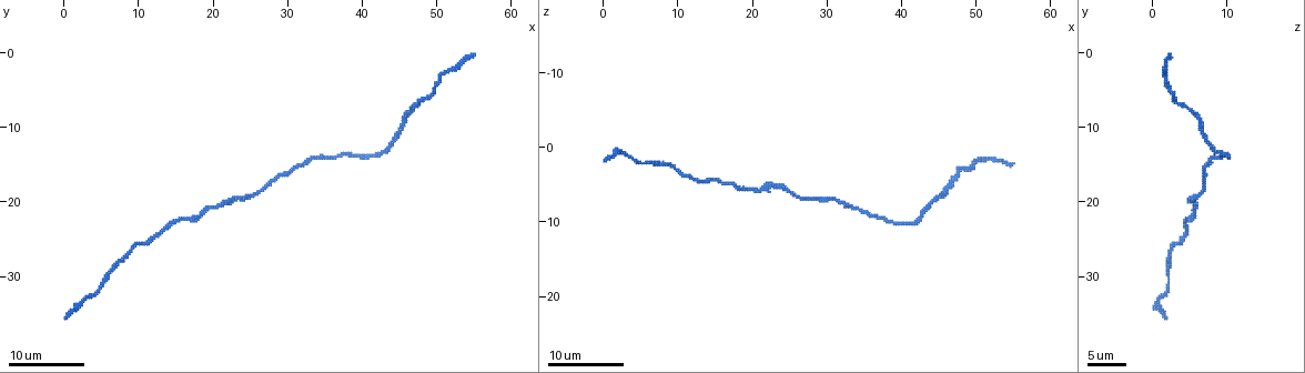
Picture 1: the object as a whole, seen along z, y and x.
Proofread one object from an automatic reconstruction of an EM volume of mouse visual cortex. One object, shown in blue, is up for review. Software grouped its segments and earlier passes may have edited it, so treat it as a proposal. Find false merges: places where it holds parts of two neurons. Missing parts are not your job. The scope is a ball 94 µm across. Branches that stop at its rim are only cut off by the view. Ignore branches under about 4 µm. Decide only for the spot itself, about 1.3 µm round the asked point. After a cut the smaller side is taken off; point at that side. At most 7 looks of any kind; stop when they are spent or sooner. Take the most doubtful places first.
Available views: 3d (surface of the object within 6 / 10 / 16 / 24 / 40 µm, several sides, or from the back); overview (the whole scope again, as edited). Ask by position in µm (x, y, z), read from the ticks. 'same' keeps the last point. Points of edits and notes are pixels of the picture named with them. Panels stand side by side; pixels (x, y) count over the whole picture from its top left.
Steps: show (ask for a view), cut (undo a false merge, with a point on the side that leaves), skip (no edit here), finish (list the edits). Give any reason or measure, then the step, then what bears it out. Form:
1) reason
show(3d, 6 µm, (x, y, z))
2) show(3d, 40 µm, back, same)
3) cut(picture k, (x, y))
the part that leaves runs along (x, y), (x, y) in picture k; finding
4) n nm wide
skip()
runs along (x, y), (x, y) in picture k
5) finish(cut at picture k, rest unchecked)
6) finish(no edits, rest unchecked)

show(3d, 16 µm, (29.0, 16.5, 7.0))

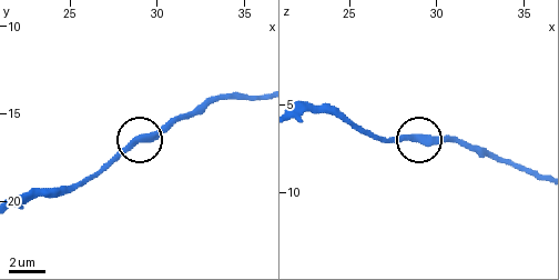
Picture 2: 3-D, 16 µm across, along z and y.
370 nm wide
skip()
all the same neuron

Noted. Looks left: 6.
show(3d, 16 µm, (17.5, 22.5, 4.5))

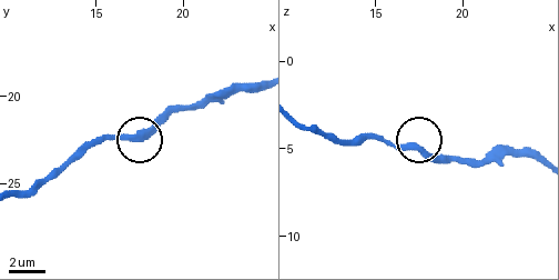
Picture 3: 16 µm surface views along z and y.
show(3d, 6 µm, (17.1, 22.2, 4.9))

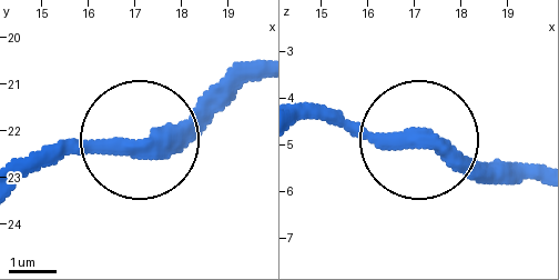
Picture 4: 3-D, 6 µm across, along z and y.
skip()
runs along (255, 66), (183, 121), (20, 161) in picture 4; all the same neuron

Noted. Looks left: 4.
three arms meet
show(3d, 6 µm, (21.5, 20.0, 5.5))

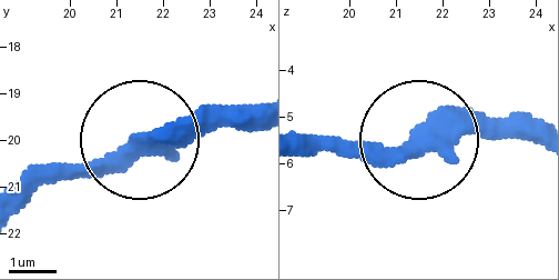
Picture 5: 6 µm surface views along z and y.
310 nm wide
skip()
runs along (532, 143), (437, 128), (377, 151), (310, 151) in picture 5; one neuron here

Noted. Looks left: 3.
finish(no edits, rest unchecked)

